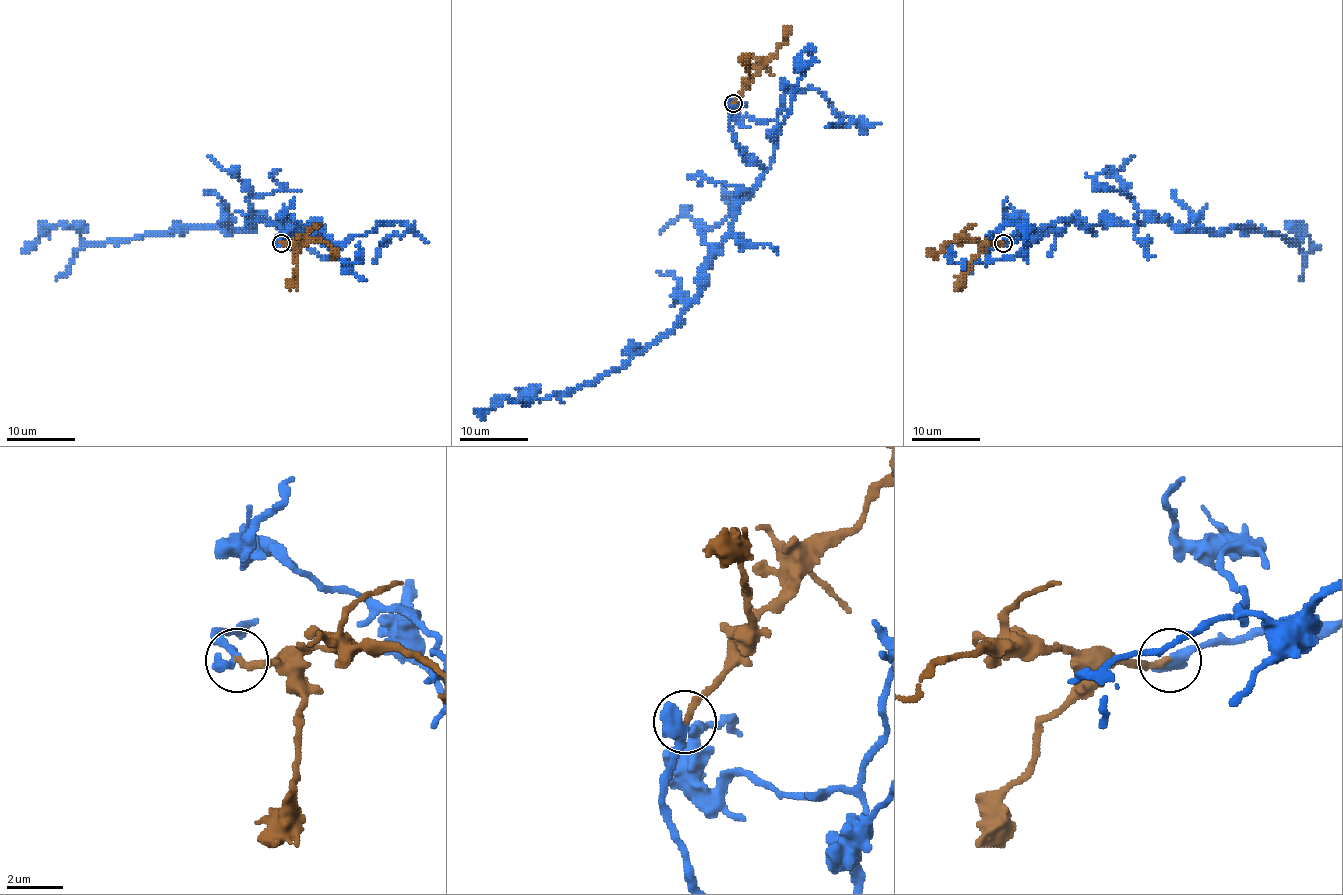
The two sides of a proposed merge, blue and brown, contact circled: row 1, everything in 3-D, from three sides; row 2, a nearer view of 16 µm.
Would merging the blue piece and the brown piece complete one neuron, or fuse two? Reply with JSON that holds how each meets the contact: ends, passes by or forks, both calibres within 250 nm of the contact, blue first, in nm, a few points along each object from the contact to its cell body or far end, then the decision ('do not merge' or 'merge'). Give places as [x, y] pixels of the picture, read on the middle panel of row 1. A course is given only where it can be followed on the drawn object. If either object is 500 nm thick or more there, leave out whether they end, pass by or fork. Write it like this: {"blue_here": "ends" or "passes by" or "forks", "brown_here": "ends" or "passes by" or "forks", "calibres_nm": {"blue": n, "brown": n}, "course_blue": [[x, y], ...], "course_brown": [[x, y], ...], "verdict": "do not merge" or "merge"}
{"calibres_nm": {"blue": 550, "brown": 240}, "course_blue": [[733, 103], [733, 139], [762, 176], [680, 320], [592, 382], [475, 408]], "course_brown": [[733, 103], [745, 84], [788, 38], [792, 28]], "verdict": "merge"}

